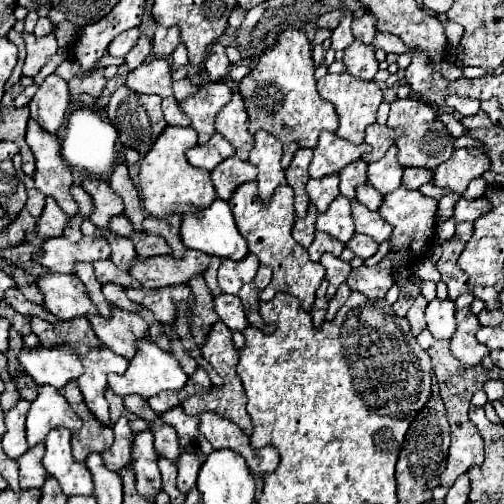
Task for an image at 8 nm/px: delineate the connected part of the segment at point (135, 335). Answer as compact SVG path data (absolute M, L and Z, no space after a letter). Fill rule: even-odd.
M111 306L111 312L111 320L103 316L87 316L87 320L93 324L95 334L109 350L131 360L137 352L137 342L149 336L149 324L139 314L123 312L115 306Z

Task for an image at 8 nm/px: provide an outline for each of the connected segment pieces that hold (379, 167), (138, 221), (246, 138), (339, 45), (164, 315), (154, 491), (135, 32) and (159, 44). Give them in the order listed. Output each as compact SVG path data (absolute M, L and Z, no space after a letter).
M391 146L379 162L369 164L367 176L369 176L367 182L383 196L397 190L403 178L403 166L397 162L397 146Z
M119 164L115 166L115 170L111 172L111 178L109 178L109 186L111 190L123 198L125 202L125 216L133 222L135 230L137 232L143 232L143 212L141 212L141 206L139 206L139 192L133 184L133 180L129 178L129 172L127 172L127 166L125 164Z
M233 94L231 104L227 104L227 108L223 108L223 112L219 112L219 120L215 122L217 132L223 134L237 150L237 158L239 160L247 160L249 152L255 144L253 134L249 134L249 116L245 110L245 102L239 94Z
M346 10L342 21L331 34L331 48L333 50L345 50L354 41L354 36L351 32L353 18L352 12Z
M187 284L175 288L161 288L161 290L127 288L125 292L129 300L149 308L161 324L169 324L169 326L173 326L173 322L177 320L177 304L191 300L191 288Z
M149 430L135 434L135 464L131 466L137 476L137 490L139 494L153 502L155 496L161 492L161 472L159 472L159 454L153 446L153 434Z
M133 28L133 30L127 30L127 32L119 34L119 36L115 38L115 42L111 42L109 54L111 54L111 56L127 56L127 52L137 44L139 38L141 38L139 28Z
M157 26L155 38L153 38L153 54L155 56L169 56L181 42L179 28L163 28Z

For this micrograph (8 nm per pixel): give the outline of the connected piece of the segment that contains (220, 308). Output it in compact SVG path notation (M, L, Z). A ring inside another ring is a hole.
M221 294L215 298L215 312L219 314L221 322L225 322L225 326L229 330L237 330L243 332L247 328L247 318L241 306L241 300L237 296L231 294Z

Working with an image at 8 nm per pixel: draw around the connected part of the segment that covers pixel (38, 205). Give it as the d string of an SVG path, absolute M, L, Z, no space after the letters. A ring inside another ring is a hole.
M17 154L15 158L13 158L13 164L15 164L15 170L17 170L17 176L25 182L25 186L27 186L27 196L29 196L29 200L27 200L27 210L29 210L29 214L33 216L33 218L39 218L41 216L41 212L43 212L43 206L45 206L45 196L33 186L33 180L21 170L21 156Z

